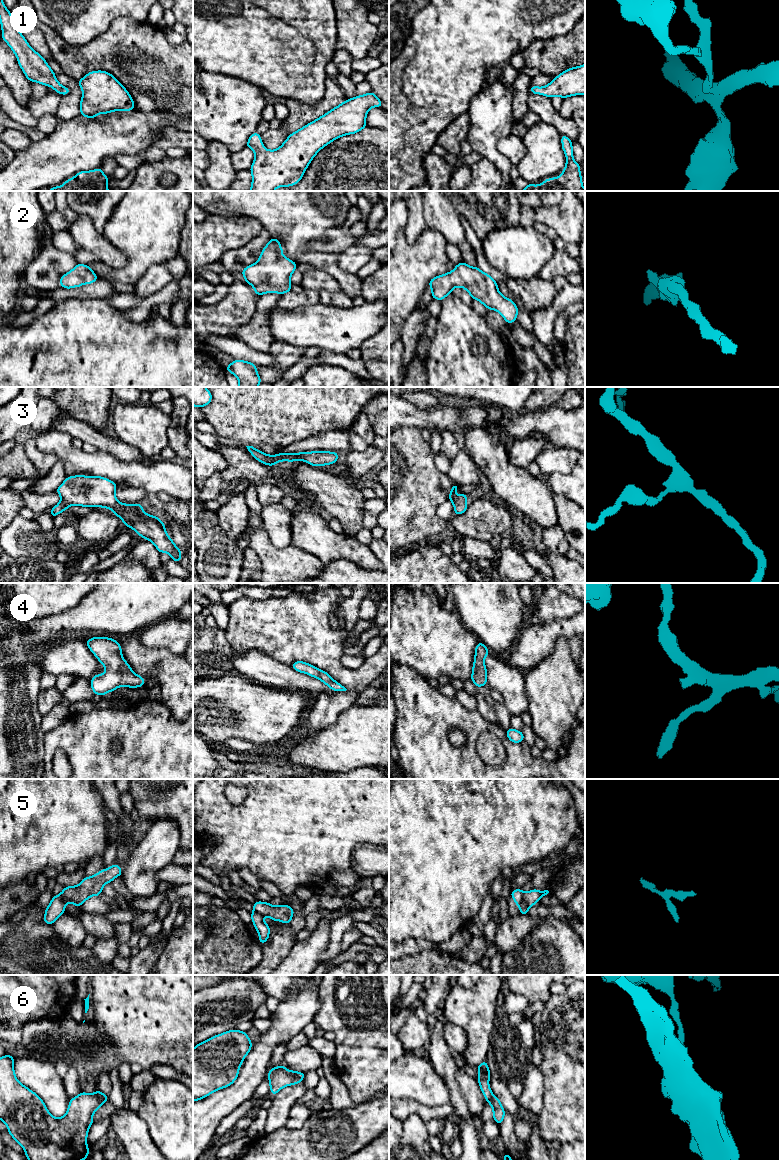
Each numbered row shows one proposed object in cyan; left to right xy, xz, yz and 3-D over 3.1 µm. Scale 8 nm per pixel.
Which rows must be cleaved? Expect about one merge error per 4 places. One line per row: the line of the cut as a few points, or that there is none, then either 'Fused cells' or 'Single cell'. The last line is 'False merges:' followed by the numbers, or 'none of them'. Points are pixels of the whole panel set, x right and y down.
1: No split. Single cell
2: No split. Single cell
3: No split. Single cell
4: No split. Single cell
5: Split along yz (524, 892), (519, 907). Fused cells
6: Split along xz (291, 1071), (295, 1076), (302, 1079). Fused cells
False merges: 5, 6

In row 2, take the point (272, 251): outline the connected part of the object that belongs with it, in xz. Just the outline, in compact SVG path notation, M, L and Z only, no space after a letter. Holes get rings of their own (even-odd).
M270 237L258 261L244 268L244 280L253 286L254 292L261 296L265 293L284 294L291 291L290 277L297 264L282 255L283 248L279 239Z

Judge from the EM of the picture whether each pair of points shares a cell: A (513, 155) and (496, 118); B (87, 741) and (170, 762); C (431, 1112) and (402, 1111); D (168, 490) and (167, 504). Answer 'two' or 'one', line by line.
A: two
B: one
C: one
D: two

